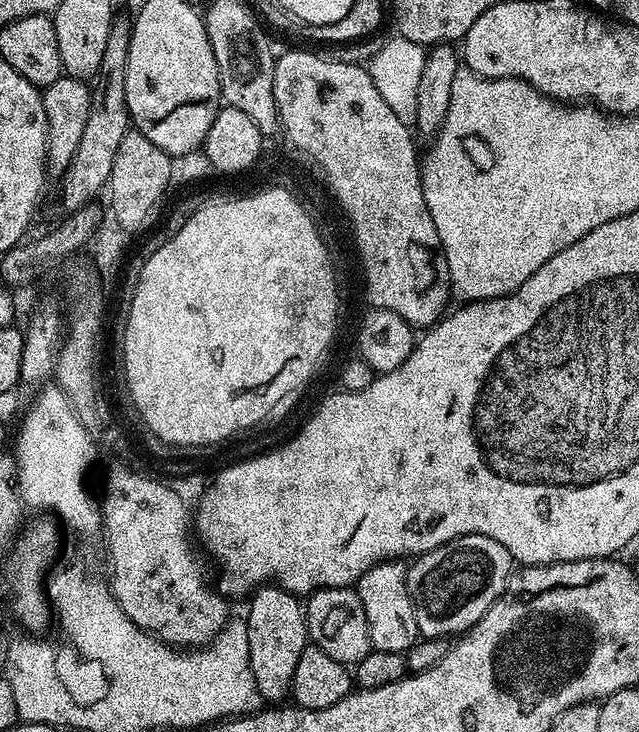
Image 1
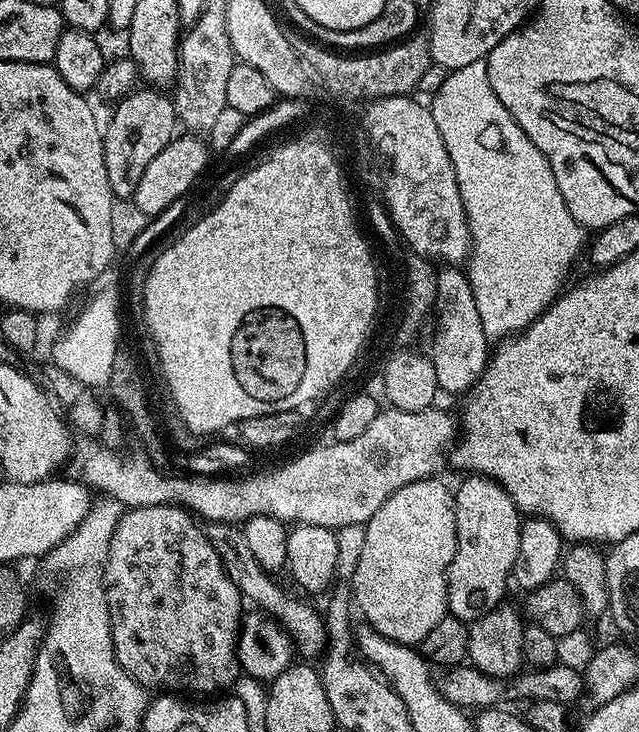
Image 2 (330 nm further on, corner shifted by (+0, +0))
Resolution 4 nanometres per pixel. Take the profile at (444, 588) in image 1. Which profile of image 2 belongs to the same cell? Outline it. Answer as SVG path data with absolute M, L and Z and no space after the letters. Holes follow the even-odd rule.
M468 474L460 485L455 485L456 498L456 549L454 558L448 567L448 611L458 619L471 622L490 614L505 599L504 591L510 586L518 544L522 513L516 503L506 494L506 490L497 480L486 476Z

